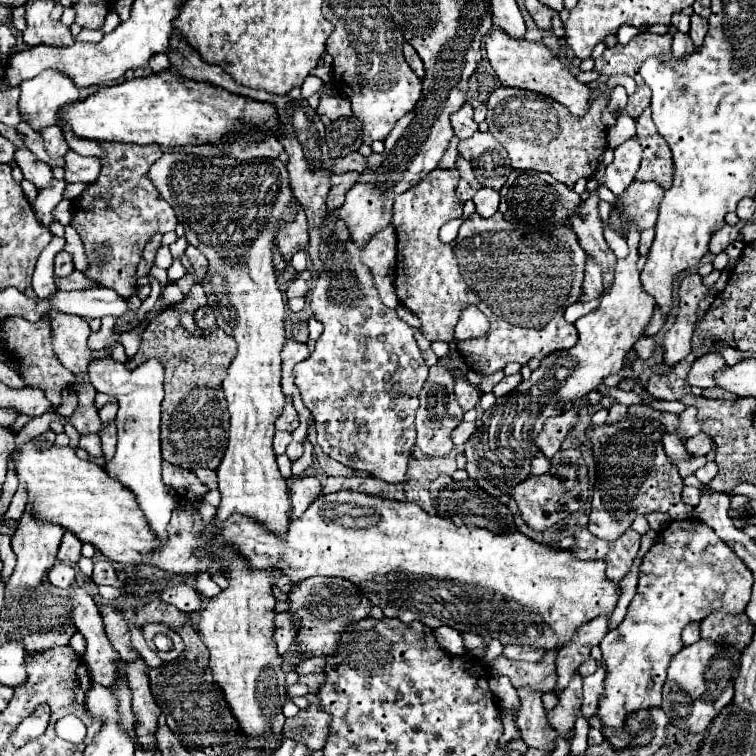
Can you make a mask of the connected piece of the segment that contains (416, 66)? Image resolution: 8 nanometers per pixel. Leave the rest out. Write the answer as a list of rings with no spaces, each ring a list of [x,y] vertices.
[[[405,43],[405,45],[403,45],[403,53],[405,53],[405,59],[407,59],[409,67],[423,79],[423,77],[425,77],[425,67],[423,67],[421,57],[417,55],[417,51],[413,51],[413,47],[411,47],[409,43]]]

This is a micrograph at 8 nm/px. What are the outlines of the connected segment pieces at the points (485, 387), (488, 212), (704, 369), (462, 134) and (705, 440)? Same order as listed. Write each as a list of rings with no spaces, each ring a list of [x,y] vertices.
[[[503,371],[493,373],[493,375],[483,375],[483,379],[481,379],[481,383],[479,383],[479,391],[481,391],[481,393],[489,393],[489,391],[493,391],[493,387],[495,387],[503,377],[505,377]]]
[[[479,189],[475,195],[473,195],[473,203],[477,207],[477,213],[481,217],[493,217],[497,213],[497,205],[499,205],[499,193],[493,191],[493,189]]]
[[[711,353],[705,357],[699,357],[687,377],[689,385],[697,385],[697,387],[715,387],[715,373],[723,371],[727,367],[725,359],[721,357],[721,353]]]
[[[465,103],[459,111],[455,111],[451,115],[451,125],[459,139],[467,139],[469,135],[473,135],[477,131],[477,123],[473,121],[473,107]]]
[[[701,431],[701,433],[693,435],[691,439],[687,439],[685,447],[687,447],[687,451],[689,451],[691,455],[707,455],[707,453],[713,449],[713,439],[709,439],[709,435],[705,435],[705,433]]]

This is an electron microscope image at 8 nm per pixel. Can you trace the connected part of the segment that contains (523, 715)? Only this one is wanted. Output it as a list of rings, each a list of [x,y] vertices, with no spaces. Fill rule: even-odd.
[[[529,687],[517,689],[517,695],[521,701],[521,709],[519,709],[515,723],[521,729],[521,739],[529,747],[553,751],[557,731],[549,725],[549,721],[545,721],[547,717],[545,717],[545,709],[541,703],[541,695],[537,695],[537,691]]]

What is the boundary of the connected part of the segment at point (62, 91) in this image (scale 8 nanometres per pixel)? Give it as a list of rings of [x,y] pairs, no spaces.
[[[43,71],[41,75],[27,79],[21,87],[19,111],[29,119],[35,131],[55,125],[57,111],[79,99],[79,87],[61,71]]]

